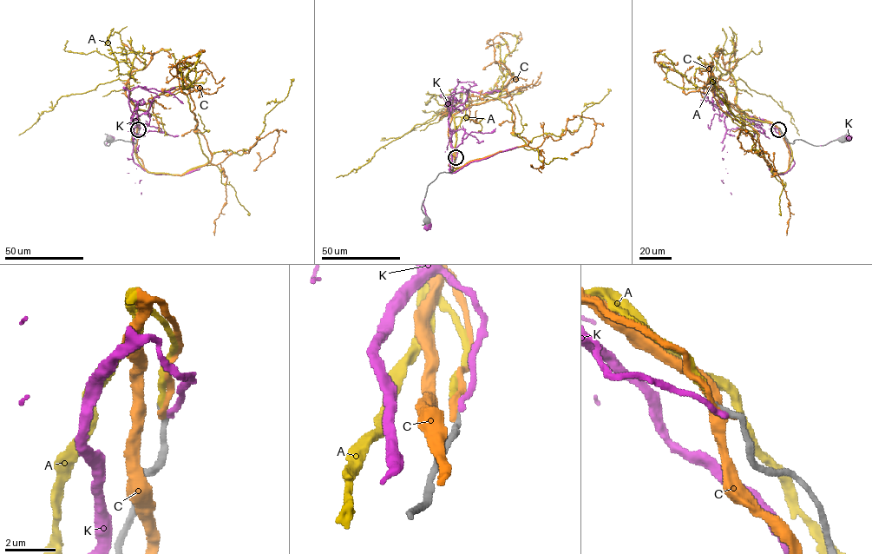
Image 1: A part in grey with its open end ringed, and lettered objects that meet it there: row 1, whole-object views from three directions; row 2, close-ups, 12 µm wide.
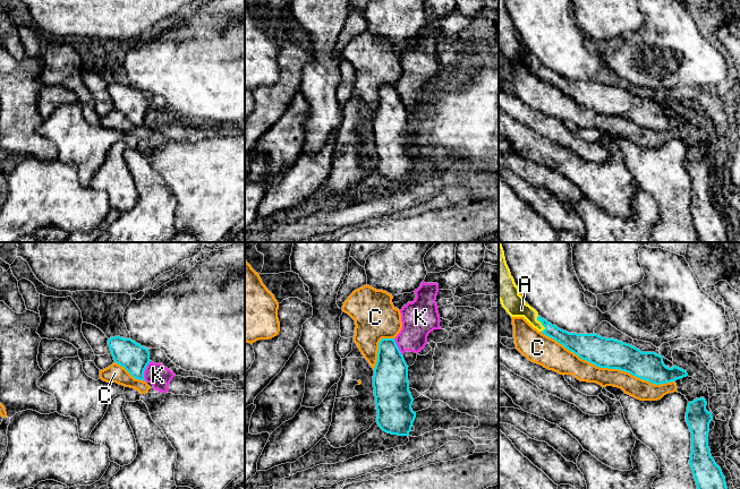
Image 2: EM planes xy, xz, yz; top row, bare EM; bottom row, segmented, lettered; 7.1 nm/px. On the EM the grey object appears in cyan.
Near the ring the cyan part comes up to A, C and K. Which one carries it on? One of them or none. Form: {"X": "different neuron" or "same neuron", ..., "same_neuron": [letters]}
{"A": "same neuron", "C": "different neuron", "K": "different neuron", "same_neuron": ["A"]}

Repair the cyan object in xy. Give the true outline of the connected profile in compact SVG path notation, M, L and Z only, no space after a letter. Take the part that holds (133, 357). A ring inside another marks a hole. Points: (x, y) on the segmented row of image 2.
M120 336L110 337L108 345L117 364L124 367L135 379L145 381L144 371L151 361L148 349Z

